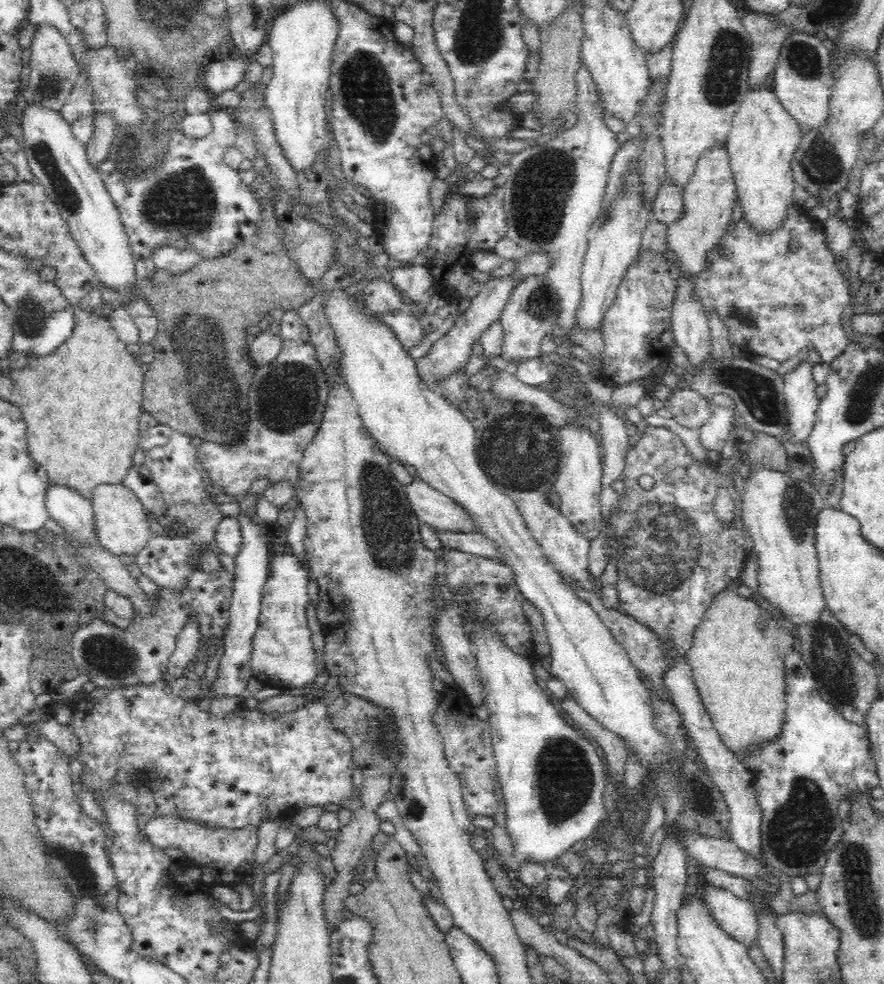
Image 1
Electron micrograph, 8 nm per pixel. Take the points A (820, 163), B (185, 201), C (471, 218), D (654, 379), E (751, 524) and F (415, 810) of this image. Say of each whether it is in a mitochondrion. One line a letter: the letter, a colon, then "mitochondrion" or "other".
A: mitochondrion
B: mitochondrion
C: other
D: other
E: other
F: other

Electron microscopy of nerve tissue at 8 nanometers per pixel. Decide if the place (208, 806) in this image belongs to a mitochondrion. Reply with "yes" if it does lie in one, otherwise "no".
no

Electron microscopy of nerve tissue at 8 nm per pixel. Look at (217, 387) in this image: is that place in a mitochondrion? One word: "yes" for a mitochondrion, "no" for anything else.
yes

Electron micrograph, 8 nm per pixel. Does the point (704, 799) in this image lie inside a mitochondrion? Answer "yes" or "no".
yes

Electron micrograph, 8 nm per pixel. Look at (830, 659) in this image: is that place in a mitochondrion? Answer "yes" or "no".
yes

